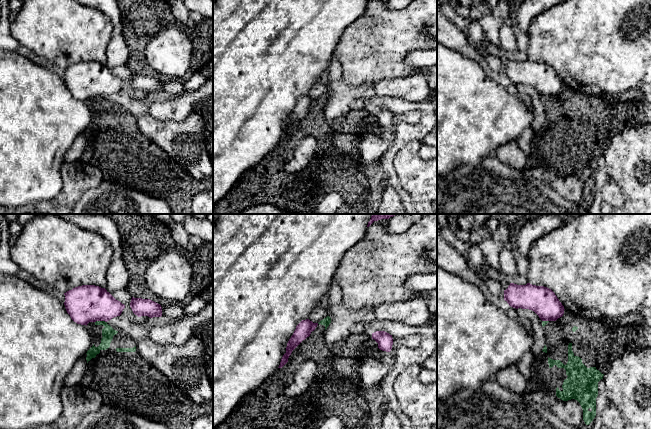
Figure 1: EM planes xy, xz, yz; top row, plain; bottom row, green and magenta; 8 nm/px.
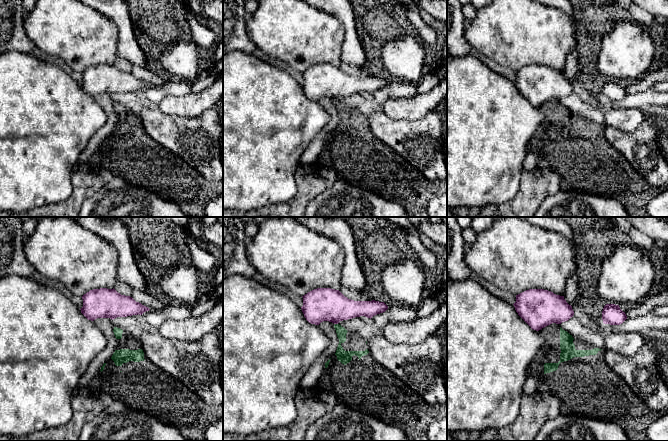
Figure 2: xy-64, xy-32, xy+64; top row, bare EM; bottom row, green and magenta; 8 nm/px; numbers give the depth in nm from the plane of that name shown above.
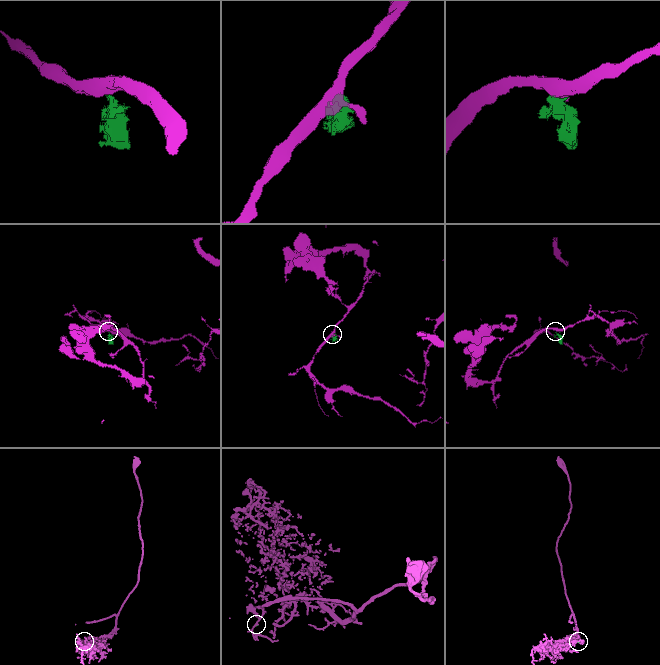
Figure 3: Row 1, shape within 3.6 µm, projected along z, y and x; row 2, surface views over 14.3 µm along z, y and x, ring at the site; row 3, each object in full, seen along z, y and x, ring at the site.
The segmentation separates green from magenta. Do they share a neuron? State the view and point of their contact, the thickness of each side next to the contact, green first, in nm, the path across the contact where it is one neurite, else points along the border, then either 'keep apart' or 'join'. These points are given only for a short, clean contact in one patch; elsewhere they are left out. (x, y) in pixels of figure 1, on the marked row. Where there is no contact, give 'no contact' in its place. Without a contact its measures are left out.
meets green in xy at (100, 321); 100 nm thick on the green side, 300 nm on the other; border along xy (106, 321), (95, 322); keep apart

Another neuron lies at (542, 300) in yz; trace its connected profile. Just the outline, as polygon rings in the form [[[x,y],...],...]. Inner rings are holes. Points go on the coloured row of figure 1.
[[[510,283],[504,290],[504,300],[513,308],[534,311],[542,321],[556,321],[563,316],[565,310],[551,289],[530,283]]]

